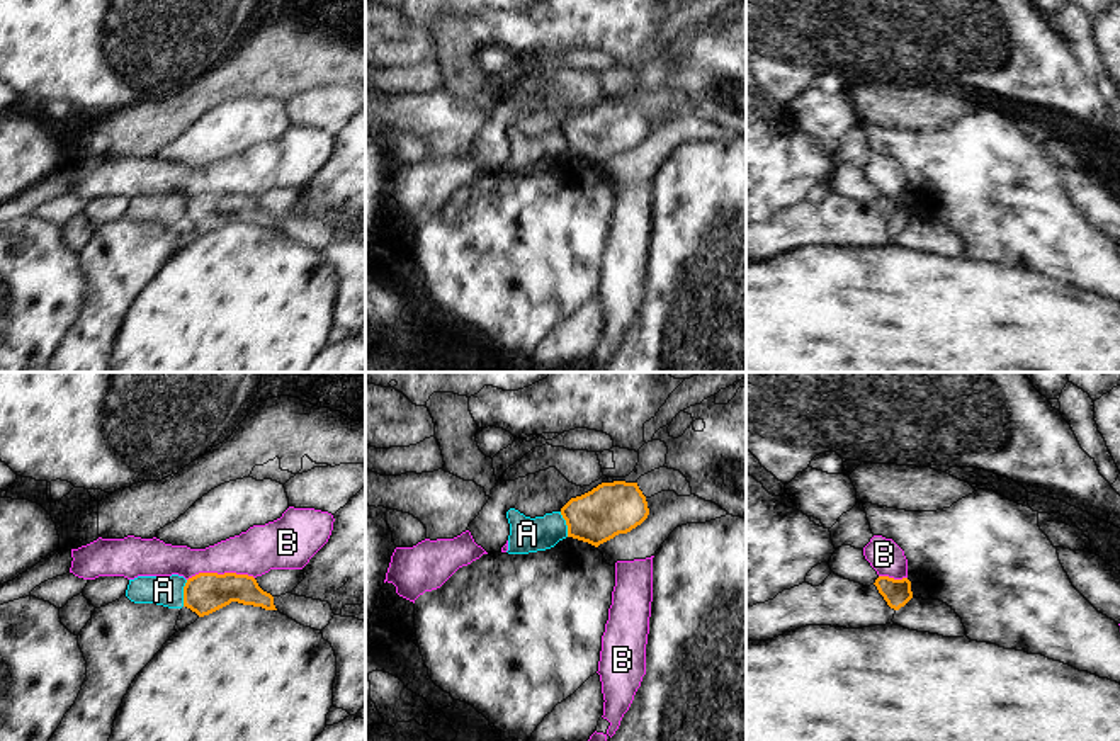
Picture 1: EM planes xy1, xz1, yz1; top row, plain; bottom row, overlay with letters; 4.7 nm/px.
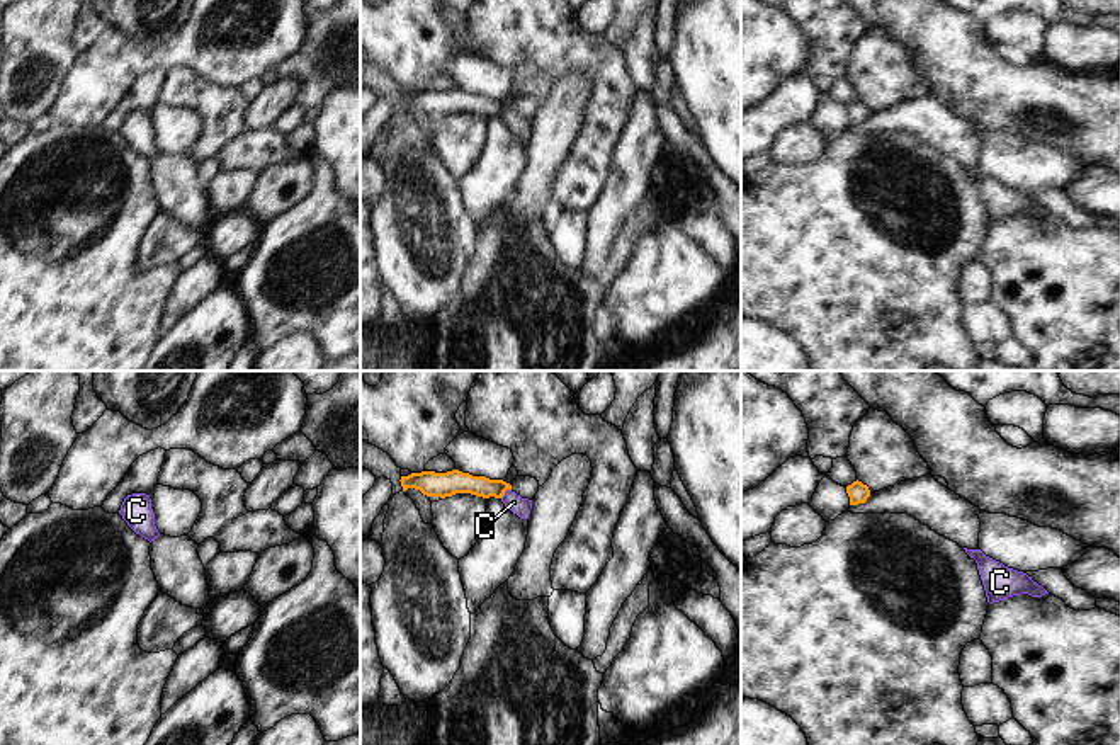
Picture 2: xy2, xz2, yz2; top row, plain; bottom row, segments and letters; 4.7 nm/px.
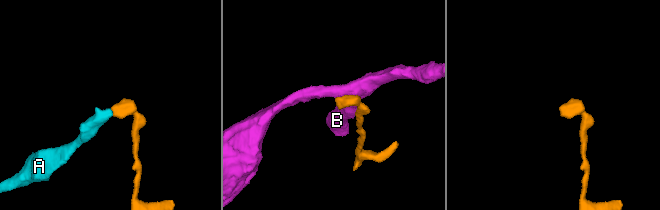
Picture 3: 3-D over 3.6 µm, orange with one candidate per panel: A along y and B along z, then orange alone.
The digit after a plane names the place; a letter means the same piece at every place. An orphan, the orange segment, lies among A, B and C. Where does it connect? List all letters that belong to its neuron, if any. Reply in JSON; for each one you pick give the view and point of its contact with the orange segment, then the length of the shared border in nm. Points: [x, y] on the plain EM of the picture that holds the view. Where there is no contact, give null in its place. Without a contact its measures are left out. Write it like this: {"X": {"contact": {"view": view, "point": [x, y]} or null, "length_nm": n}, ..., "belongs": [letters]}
{"C": {"contact": {"view": "xz2", "point": [505, 109]}, "length_nm": 70}, "belongs": ["C"]}

